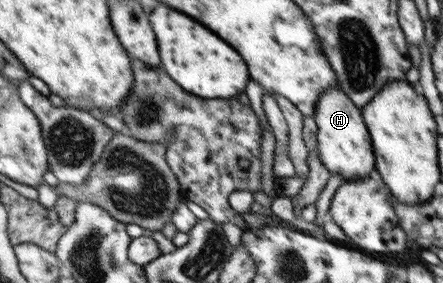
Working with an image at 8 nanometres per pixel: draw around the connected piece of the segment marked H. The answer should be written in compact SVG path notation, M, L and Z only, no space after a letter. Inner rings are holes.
M330 87L322 91L313 118L319 130L317 153L329 172L345 181L368 178L370 172L375 169L372 139L366 128L363 113L360 113L360 109L346 96L346 93L339 87Z

